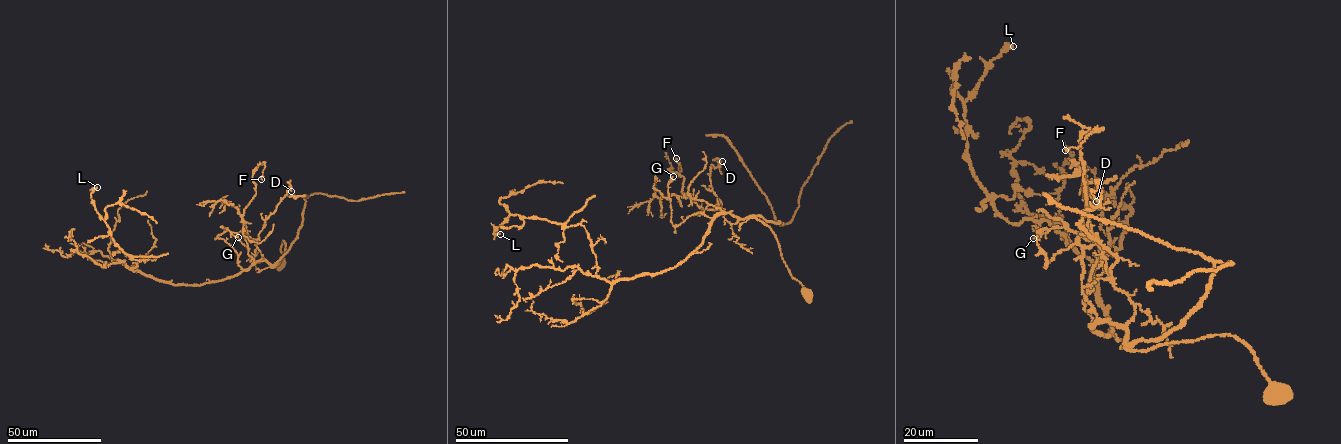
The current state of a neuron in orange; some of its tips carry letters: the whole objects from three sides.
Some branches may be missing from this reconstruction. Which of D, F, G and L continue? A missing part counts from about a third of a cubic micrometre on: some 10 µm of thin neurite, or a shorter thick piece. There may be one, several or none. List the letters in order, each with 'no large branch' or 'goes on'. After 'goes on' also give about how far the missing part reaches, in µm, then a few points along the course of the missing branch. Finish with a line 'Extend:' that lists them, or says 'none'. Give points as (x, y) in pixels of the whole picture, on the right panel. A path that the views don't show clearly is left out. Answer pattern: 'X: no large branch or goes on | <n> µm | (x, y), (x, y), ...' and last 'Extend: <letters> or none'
D: no large branch
F: no large branch
G: no large branch
L: no large branch
Extend: none

